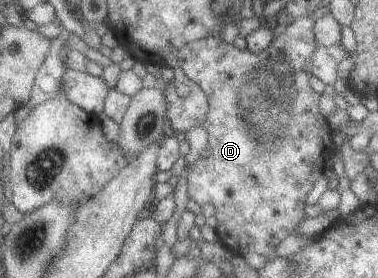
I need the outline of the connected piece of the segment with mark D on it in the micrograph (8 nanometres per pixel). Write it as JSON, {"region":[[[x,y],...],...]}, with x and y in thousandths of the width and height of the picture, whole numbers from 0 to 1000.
{"region":[[[823,58],[786,61],[780,72],[759,83],[759,97],[728,129],[722,147],[701,169],[685,191],[667,191],[651,173],[643,180],[616,169],[614,158],[595,155],[579,129],[550,133],[489,155],[484,169],[468,176],[463,212],[468,219],[471,248],[500,284],[511,291],[511,302],[521,302],[524,313],[542,335],[550,367],[550,399],[542,414],[537,450],[542,475],[548,478],[548,529],[526,550],[526,565],[511,579],[508,594],[500,594],[495,608],[495,629],[489,629],[495,665],[495,709],[500,719],[513,723],[524,745],[542,734],[563,741],[569,755],[566,795],[569,831],[574,842],[574,871],[603,899],[614,921],[640,921],[643,914],[672,906],[680,917],[706,921],[706,914],[728,892],[728,881],[778,838],[780,820],[791,809],[791,795],[810,773],[802,766],[807,745],[807,716],[812,694],[817,698],[825,669],[844,629],[862,629],[857,622],[854,597],[865,572],[873,568],[886,543],[878,518],[878,471],[862,439],[862,428],[847,414],[841,399],[844,338],[831,335],[823,313],[815,306],[815,288],[823,277],[817,263],[820,223],[817,212],[833,180],[836,158],[825,119],[831,90],[831,68]]]}

